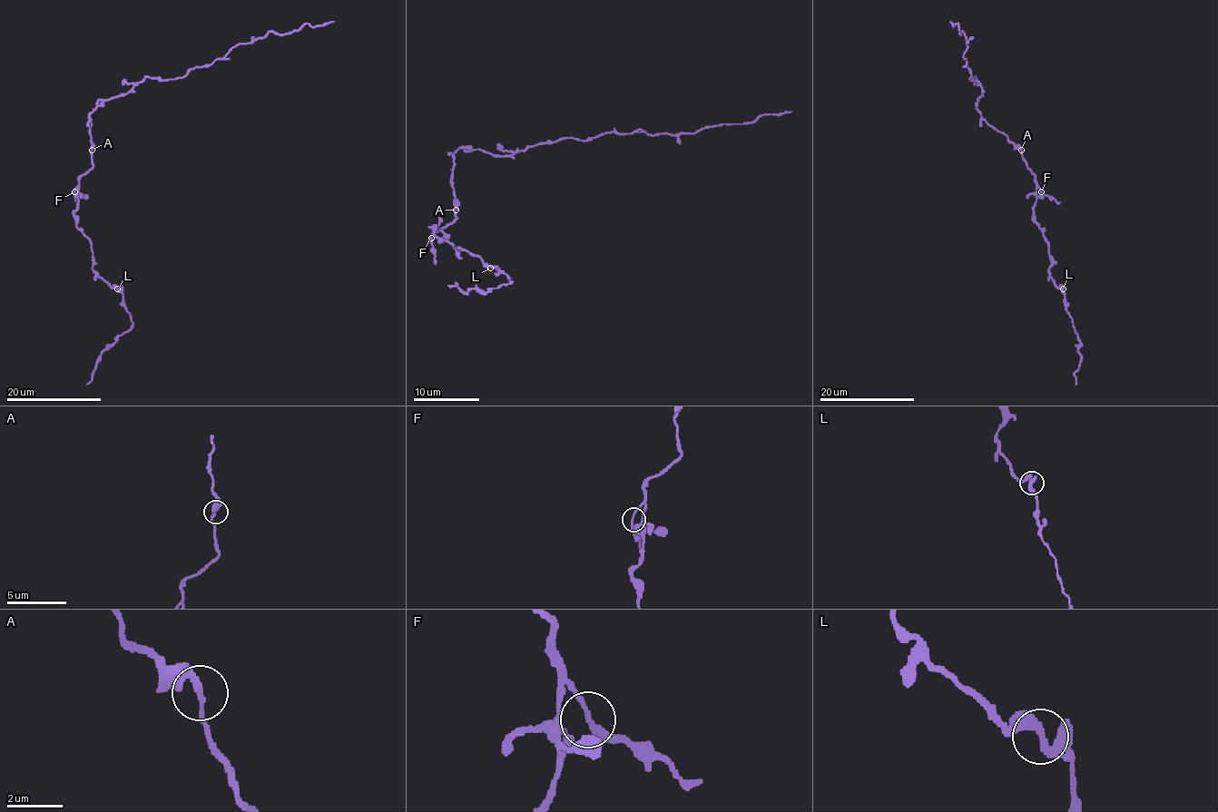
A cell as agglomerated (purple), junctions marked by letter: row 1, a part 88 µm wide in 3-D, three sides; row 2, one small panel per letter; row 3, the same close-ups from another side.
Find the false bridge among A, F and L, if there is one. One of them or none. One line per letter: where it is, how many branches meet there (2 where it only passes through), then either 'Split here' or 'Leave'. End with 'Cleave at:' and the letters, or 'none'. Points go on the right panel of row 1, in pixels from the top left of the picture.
A: Place: (1021, 150). Branches: 2. Leave
F: Place: (1041, 191). Branches: 2. Leave
L: Place: (1063, 288). Branches: 2. Leave
Cleave at: none

